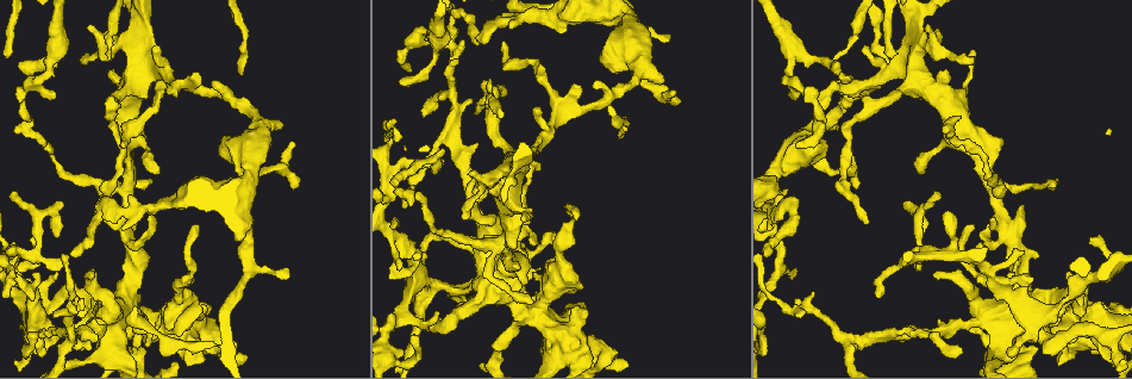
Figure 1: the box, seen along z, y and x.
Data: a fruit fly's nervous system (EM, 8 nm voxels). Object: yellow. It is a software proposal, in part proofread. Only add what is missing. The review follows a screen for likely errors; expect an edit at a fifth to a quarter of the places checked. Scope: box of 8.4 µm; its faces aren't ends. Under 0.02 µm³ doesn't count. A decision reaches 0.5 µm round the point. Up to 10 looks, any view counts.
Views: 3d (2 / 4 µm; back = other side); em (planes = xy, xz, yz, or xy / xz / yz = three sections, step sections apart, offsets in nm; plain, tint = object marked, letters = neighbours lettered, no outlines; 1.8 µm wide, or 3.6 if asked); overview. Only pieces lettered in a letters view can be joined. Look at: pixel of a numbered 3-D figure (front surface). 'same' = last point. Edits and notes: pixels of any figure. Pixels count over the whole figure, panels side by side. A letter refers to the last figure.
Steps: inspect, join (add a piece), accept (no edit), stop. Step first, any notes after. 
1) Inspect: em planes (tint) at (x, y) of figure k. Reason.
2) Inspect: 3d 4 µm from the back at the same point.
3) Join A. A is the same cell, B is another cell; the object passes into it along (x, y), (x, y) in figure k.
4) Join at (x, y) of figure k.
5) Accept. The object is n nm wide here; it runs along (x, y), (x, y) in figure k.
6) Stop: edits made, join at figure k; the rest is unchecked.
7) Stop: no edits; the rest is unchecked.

Inspect: em planes (plain) at (929, 28) of figure 1. Branch stops here.

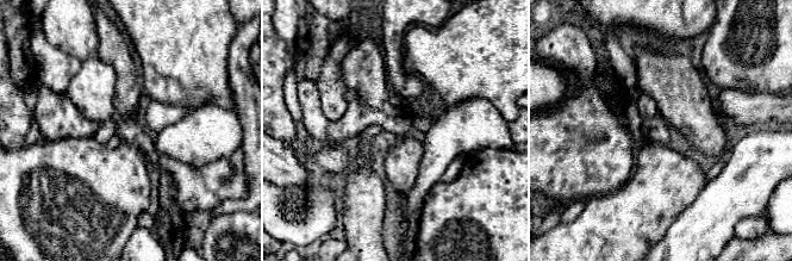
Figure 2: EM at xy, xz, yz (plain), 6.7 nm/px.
Inspect: em planes (letters) at the same point.

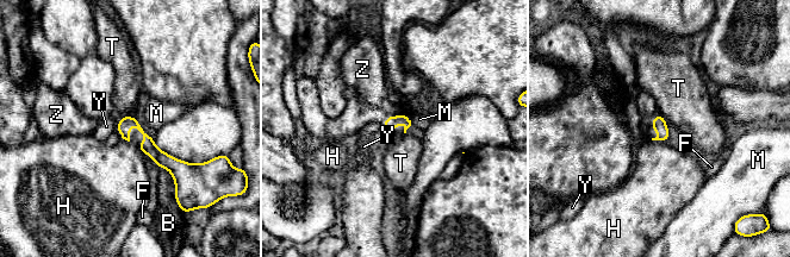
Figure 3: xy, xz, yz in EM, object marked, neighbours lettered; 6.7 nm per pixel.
Join Z. Z is the same cell, B, F, H, M, T and Y are other cells; the object passes into it along (391, 123), (386, 119), (371, 104) in figure 3; the neuron continues.

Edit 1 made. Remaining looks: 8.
Inspect: overview.

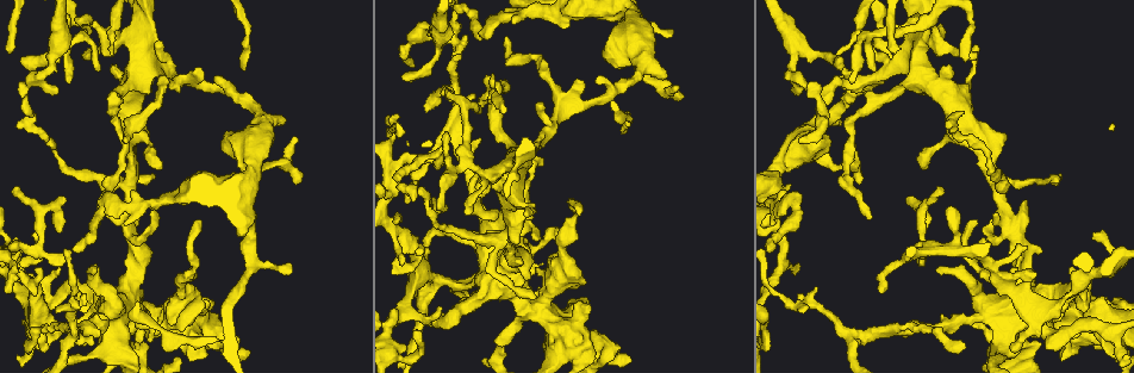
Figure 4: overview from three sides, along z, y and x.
Inspect: em 3.6 µm planes (letters) at (300, 179) of figure 4. An open end.

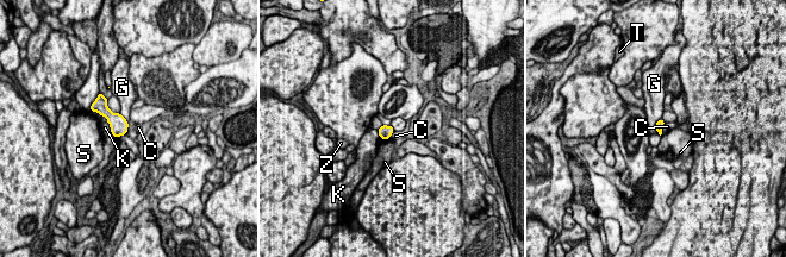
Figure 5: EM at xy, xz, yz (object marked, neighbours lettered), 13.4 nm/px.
Accept. The object is 100 nm wide here; C, G, K, S, T and Z are other cells; a border runs along (119, 113), (128, 123), (126, 133) in figure 5; none of them fits.

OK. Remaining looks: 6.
Inspect: em planes (tint) at (575, 353) of figure 4. Sharp bend.

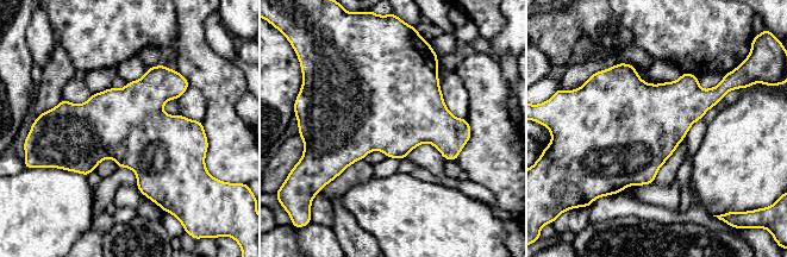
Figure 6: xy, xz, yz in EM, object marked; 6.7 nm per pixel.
Inspect: em planes (letters) at the same point.

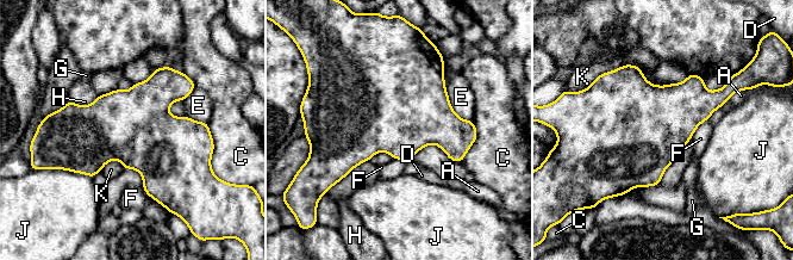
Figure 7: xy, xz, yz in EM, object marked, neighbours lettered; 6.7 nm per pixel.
Accept. The object is 500 nm wide here; A, C, D, E, F, G, H, J and K are other cells; a border runs along (641, 68), (622, 64), (605, 73) in figure 7; none of them fits.

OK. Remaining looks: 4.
Inspect: em planes (tint) at (407, 204) of figure 4. Free end.

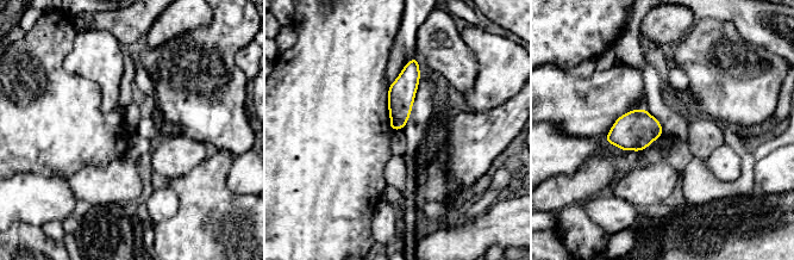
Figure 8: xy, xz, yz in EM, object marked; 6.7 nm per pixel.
Inspect: em planes (letters) at the same point.

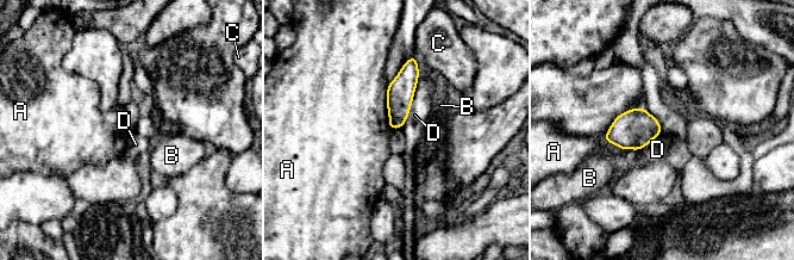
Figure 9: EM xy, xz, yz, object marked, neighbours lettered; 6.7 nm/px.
Accept. The longest contact is with A, 280 nm; A, B, C and D are other cells; none of them fits.

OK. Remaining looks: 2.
Stop: edits made, join at figure 3; the rest is unchecked.

